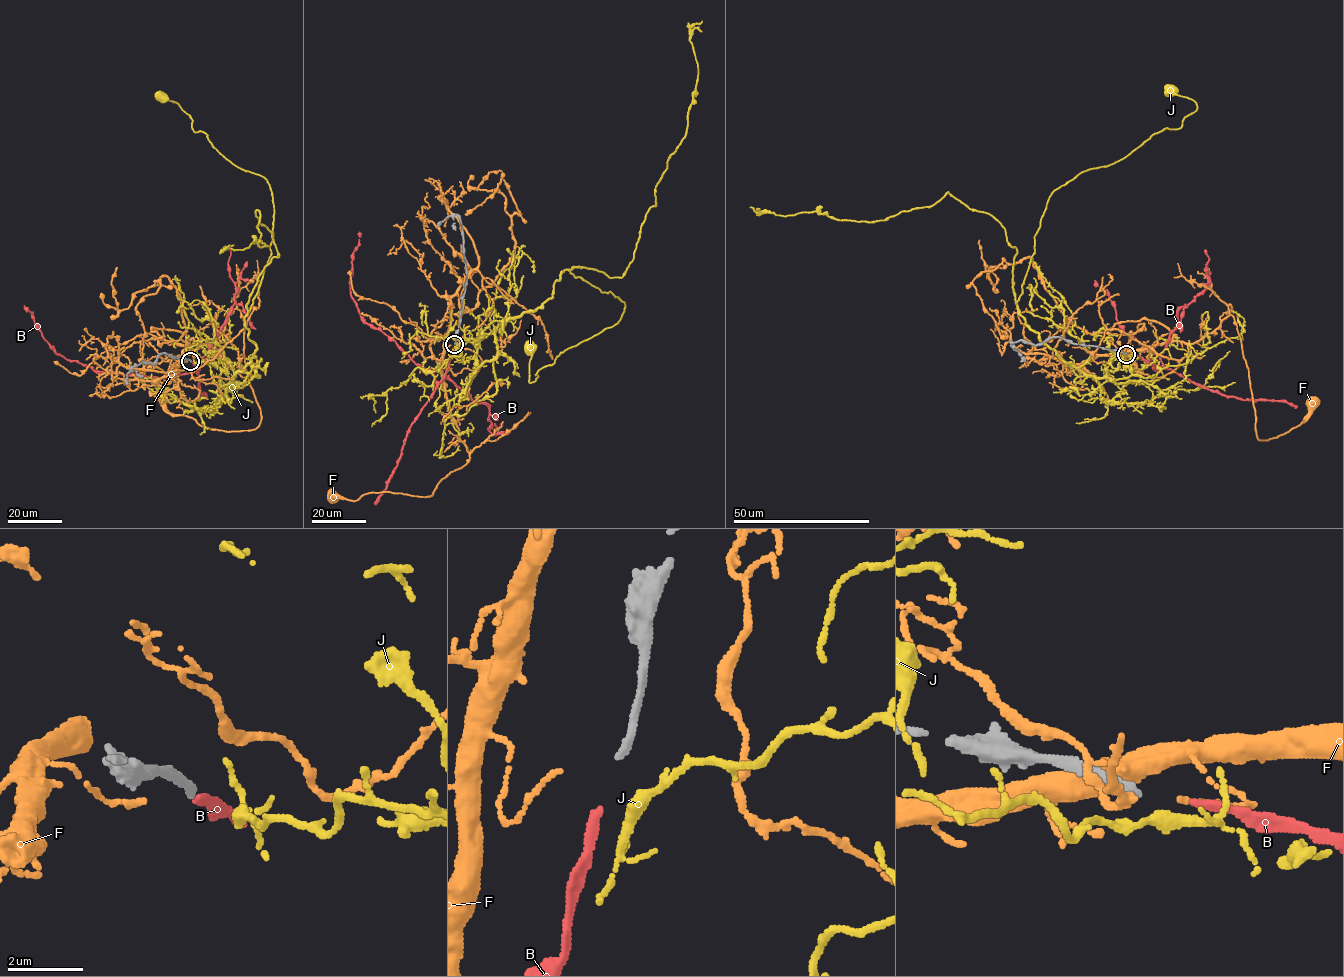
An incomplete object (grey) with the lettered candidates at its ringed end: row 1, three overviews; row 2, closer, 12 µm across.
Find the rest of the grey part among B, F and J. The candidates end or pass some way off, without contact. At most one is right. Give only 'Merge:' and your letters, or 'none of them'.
Merge: B

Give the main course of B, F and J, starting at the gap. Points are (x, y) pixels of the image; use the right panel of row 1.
B: (1130, 354), (1165, 367), (1155, 370), (1147, 350), (1120, 326), (1108, 294), (1094, 280)
F: (1129, 354), (1175, 341), (1194, 343), (1233, 315), (1248, 370), (1258, 439), (1278, 437), (1307, 420), (1311, 403)
J: (1127, 355), (1113, 356), (1139, 379), (1086, 374), (1016, 302), (1052, 192), (1178, 129), (1197, 108), (1172, 91)

